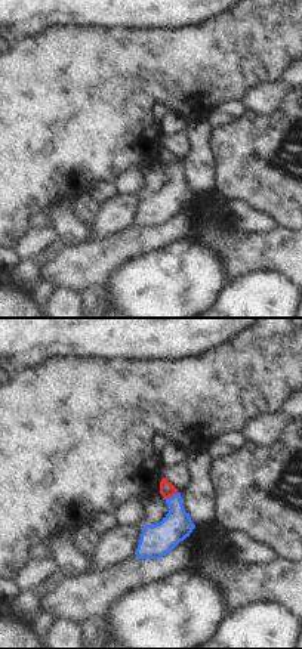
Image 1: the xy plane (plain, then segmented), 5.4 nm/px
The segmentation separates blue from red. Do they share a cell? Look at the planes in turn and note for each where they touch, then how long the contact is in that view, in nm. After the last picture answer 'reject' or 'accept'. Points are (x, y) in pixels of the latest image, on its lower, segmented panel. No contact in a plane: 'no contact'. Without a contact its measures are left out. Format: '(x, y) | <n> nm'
(170, 497) | 90 nm

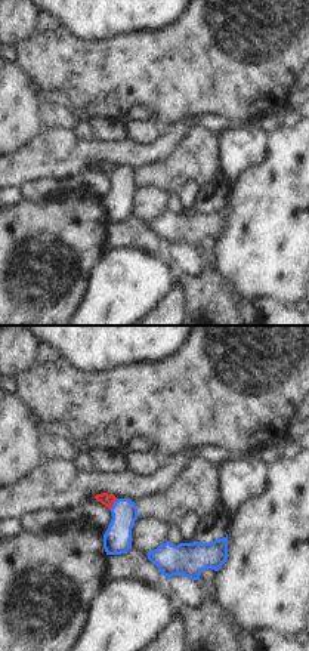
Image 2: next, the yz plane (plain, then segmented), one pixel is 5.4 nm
(113, 505) | 80 nm

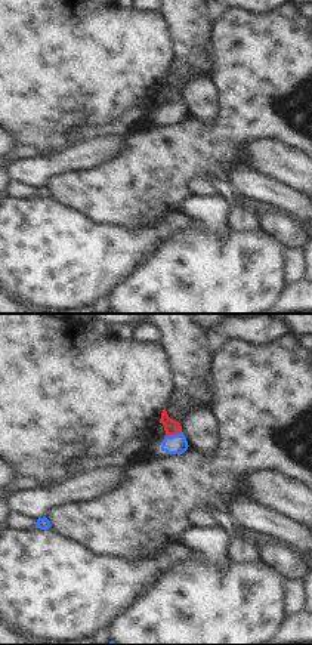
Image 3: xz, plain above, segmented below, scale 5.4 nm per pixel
(173, 435) | 90 nm

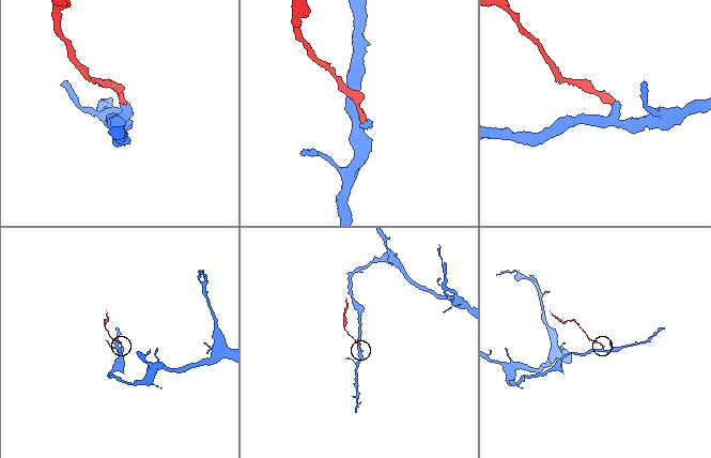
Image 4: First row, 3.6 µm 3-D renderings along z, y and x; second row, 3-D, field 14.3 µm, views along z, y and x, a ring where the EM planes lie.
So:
reject

